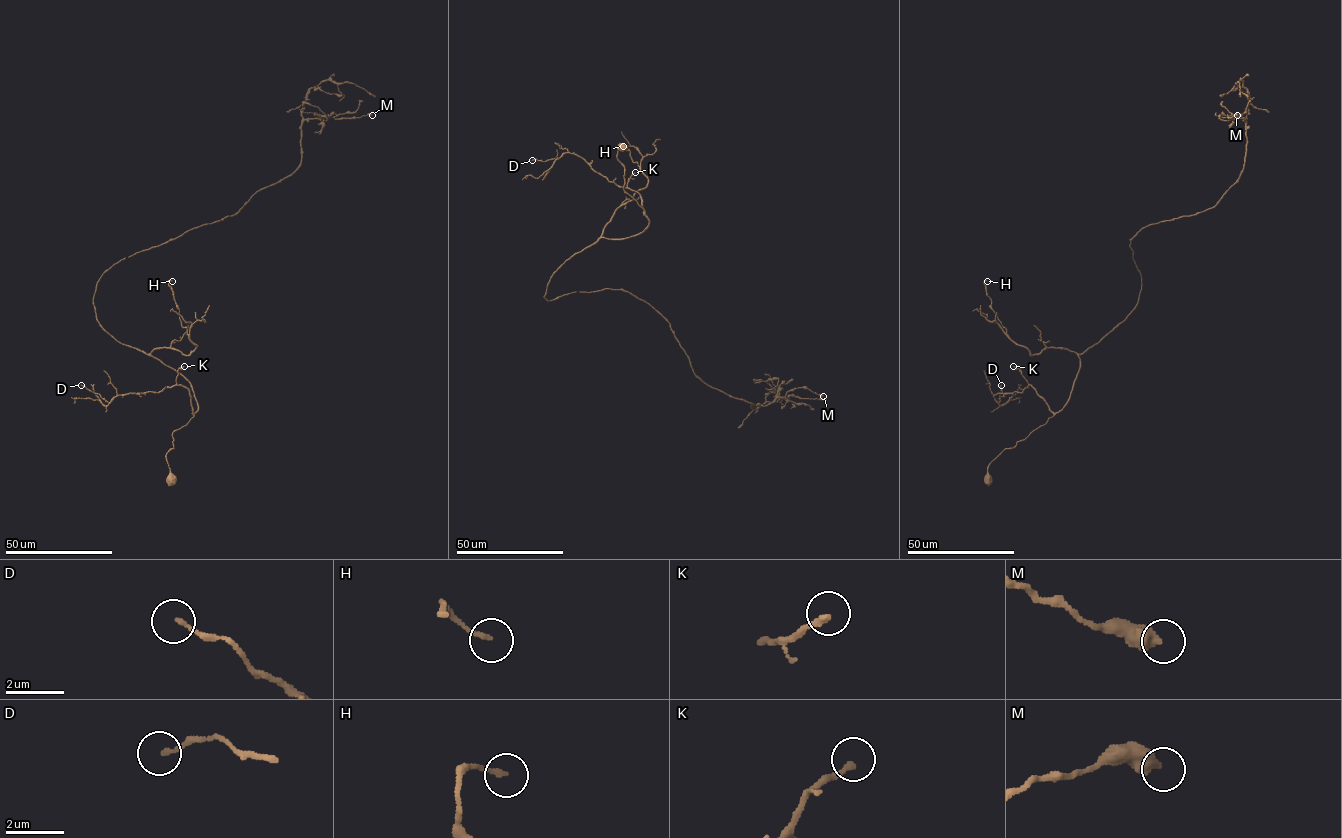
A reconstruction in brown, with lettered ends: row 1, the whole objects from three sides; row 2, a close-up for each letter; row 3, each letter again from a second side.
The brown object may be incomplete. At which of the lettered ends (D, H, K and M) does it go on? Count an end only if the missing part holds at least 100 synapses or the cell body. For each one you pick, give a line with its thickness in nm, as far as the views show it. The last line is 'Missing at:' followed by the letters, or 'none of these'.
Missing at: none of these

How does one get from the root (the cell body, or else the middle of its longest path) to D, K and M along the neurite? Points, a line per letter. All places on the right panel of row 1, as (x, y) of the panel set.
D: (988, 479), (988, 468), (993, 459), (1054, 415), (1029, 385), (1021, 392), (995, 394), (998, 402), (1001, 385)
K: (988, 479), (988, 468), (993, 459), (1054, 415), (1021, 371), (1013, 366)
M: (988, 479), (1137, 303), (1132, 238), (1213, 207), (1239, 179), (1237, 115)

